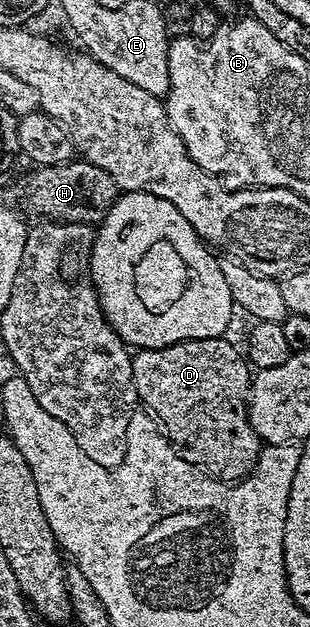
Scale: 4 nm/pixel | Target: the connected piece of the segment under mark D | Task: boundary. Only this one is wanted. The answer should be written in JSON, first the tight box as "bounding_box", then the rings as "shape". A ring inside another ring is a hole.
{"bounding_box":[132,336,260,482],"shape":[[[217,336],[216,338],[204,338],[203,340],[181,340],[179,344],[170,344],[167,348],[144,348],[133,353],[132,374],[134,375],[134,388],[138,392],[138,399],[156,417],[159,425],[164,429],[166,437],[178,451],[178,456],[184,458],[184,462],[191,464],[193,468],[199,469],[208,476],[223,482],[237,482],[250,475],[256,467],[260,441],[250,425],[248,419],[248,393],[252,383],[252,368],[244,359],[243,353],[238,352],[229,344],[229,339]]]}

